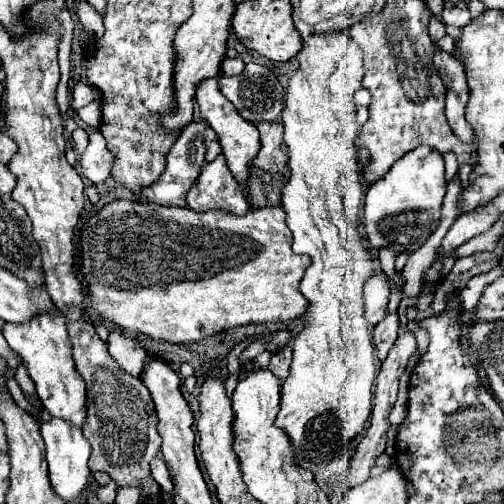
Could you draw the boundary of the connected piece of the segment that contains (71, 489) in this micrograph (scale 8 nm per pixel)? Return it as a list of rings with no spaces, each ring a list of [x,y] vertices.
[[[52,417],[50,421],[40,425],[40,435],[46,445],[46,463],[48,463],[48,473],[50,473],[50,483],[56,495],[60,495],[66,503],[76,503],[82,497],[82,491],[88,485],[90,479],[90,469],[88,469],[88,457],[90,457],[90,443],[82,435],[82,429],[76,427],[74,423]]]

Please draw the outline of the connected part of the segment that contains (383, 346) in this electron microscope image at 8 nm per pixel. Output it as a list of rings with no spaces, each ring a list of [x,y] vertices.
[[[390,313],[386,318],[378,324],[378,327],[374,327],[372,333],[372,339],[374,347],[376,347],[376,357],[380,361],[386,359],[390,347],[394,345],[394,341],[397,339],[397,331],[399,329],[398,314]]]

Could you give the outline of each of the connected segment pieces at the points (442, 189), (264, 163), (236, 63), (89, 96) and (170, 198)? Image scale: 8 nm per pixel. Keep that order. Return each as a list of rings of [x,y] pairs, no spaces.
[[[428,145],[416,147],[412,153],[396,161],[392,169],[370,185],[364,205],[364,227],[372,247],[390,247],[396,253],[414,253],[426,243],[440,223],[440,209],[446,195],[444,159]]]
[[[260,123],[260,151],[258,157],[254,159],[254,165],[268,171],[268,173],[278,173],[286,167],[288,163],[288,147],[282,139],[284,127],[282,123]]]
[[[236,57],[236,59],[224,59],[222,63],[220,63],[220,71],[224,73],[224,75],[238,75],[238,73],[242,73],[244,71],[244,61],[240,59],[240,57]]]
[[[76,83],[74,89],[72,89],[72,107],[74,109],[80,109],[84,107],[86,103],[90,103],[94,99],[94,93],[92,93],[92,87],[88,83]]]
[[[192,121],[188,123],[182,133],[178,135],[176,143],[172,145],[172,149],[166,155],[166,169],[164,173],[158,177],[156,183],[152,183],[150,187],[144,187],[142,193],[148,201],[156,203],[156,205],[176,205],[176,207],[184,207],[184,193],[188,193],[188,189],[192,187],[194,177],[200,175],[200,169],[204,163],[212,161],[214,157],[220,155],[220,145],[216,139],[216,133],[210,129],[210,125],[206,121]]]

